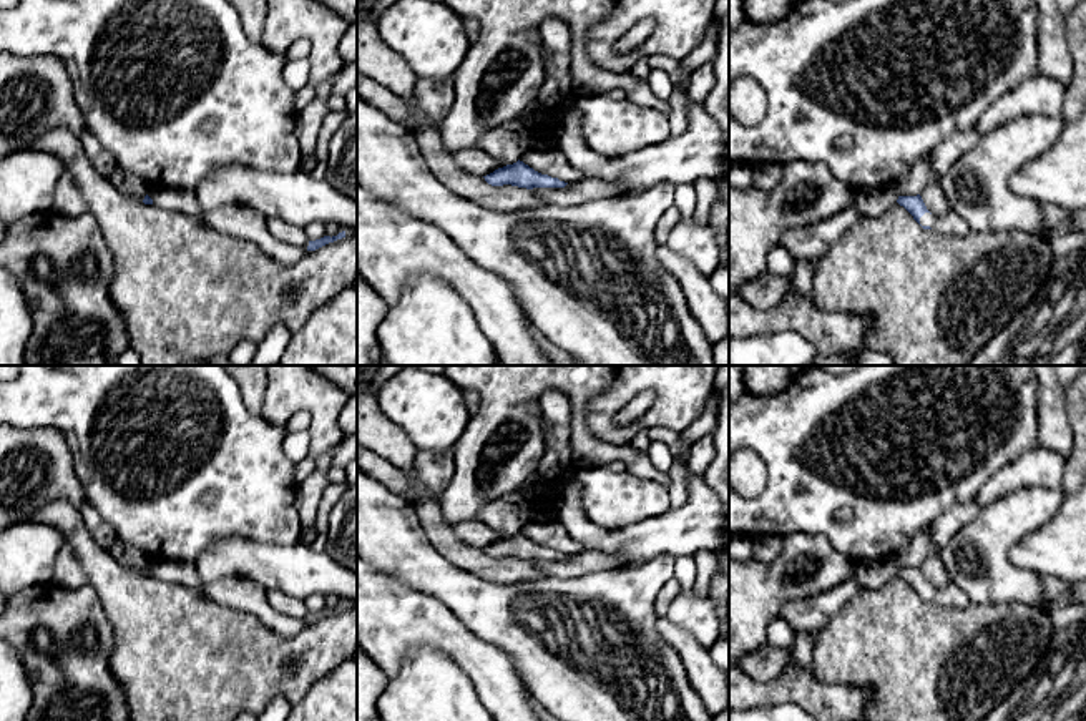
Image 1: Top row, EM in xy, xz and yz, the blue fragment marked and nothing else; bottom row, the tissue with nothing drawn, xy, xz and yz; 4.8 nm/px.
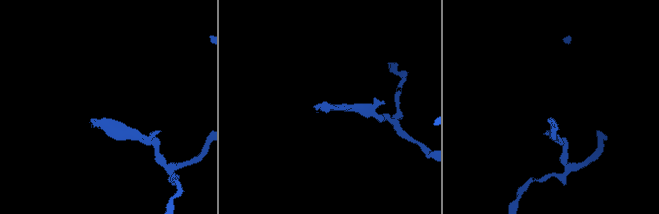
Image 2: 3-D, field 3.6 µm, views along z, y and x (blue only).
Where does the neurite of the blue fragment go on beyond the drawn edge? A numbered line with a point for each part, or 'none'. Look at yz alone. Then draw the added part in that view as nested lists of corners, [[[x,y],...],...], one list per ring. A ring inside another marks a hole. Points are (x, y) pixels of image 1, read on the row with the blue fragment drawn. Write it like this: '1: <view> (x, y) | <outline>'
1: yz (950, 225) | [[[925,213],[920,218],[920,224],[922,226],[930,226],[932,229],[940,231],[943,234],[956,234],[956,236],[970,234],[970,229],[968,229],[966,223],[963,223],[960,219],[960,216],[956,216],[953,213],[950,213],[945,218],[937,218],[937,216],[930,214],[930,213]]]

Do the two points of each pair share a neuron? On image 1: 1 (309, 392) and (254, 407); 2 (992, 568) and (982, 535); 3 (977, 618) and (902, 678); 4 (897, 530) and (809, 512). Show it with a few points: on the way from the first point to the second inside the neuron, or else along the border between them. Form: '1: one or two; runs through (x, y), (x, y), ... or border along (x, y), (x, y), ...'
1: two; border along (268, 382), (261, 414)
2: one; runs through (983, 560), (982, 544)
3: one; runs through (958, 637), (930, 665), (920, 665)
4: one; runs through (875, 530), (834, 530), (831, 527)

